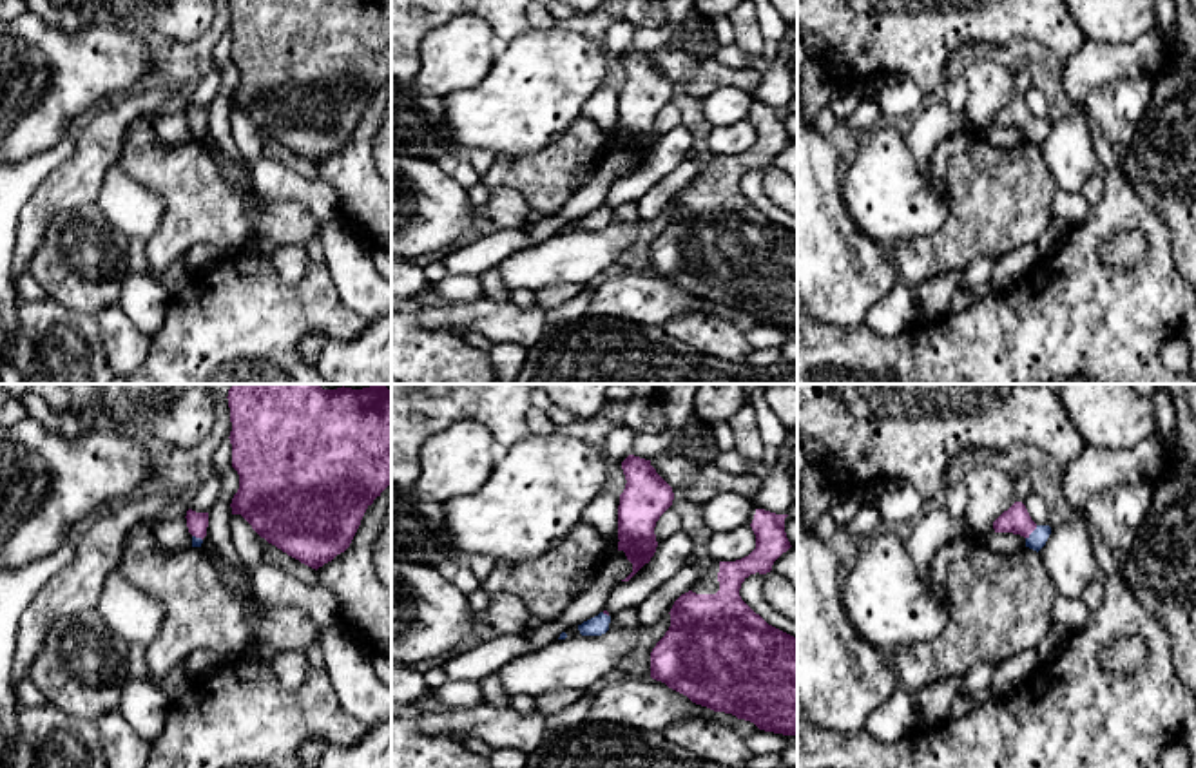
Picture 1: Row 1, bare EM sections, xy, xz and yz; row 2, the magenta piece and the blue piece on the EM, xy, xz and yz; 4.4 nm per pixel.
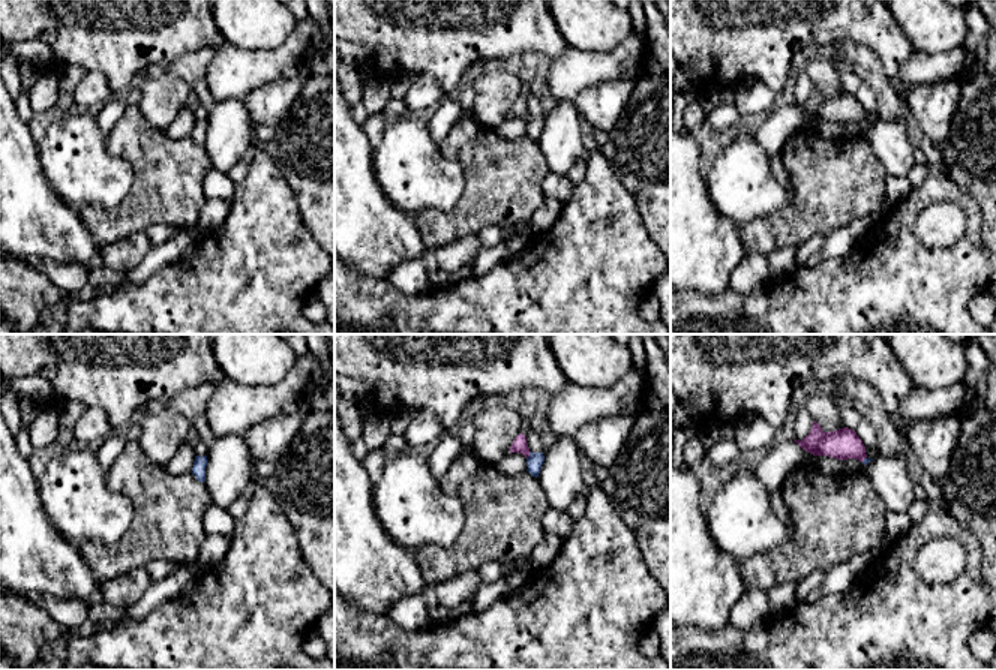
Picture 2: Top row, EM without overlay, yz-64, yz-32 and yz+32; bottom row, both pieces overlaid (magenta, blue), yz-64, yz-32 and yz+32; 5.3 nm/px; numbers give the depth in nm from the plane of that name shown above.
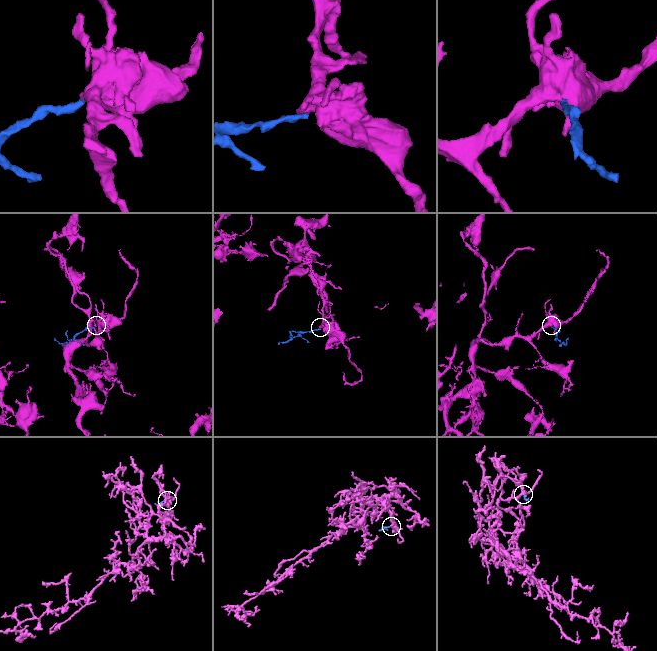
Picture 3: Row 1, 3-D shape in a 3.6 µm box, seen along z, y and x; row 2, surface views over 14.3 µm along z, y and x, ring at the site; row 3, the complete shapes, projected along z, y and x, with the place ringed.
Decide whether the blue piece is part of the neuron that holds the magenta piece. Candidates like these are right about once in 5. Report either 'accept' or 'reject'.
accept

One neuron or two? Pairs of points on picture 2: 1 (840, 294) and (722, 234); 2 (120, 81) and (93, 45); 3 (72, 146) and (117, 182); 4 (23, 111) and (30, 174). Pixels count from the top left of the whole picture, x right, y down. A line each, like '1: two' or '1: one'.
1: two
2: one
3: one
4: two

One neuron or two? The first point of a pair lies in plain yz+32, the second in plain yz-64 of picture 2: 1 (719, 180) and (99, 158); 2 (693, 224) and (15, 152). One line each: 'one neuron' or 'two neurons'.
1: one neuron
2: one neuron

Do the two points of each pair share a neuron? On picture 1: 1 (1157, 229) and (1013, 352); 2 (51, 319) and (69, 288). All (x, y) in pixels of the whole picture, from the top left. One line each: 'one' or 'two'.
1: one
2: two

